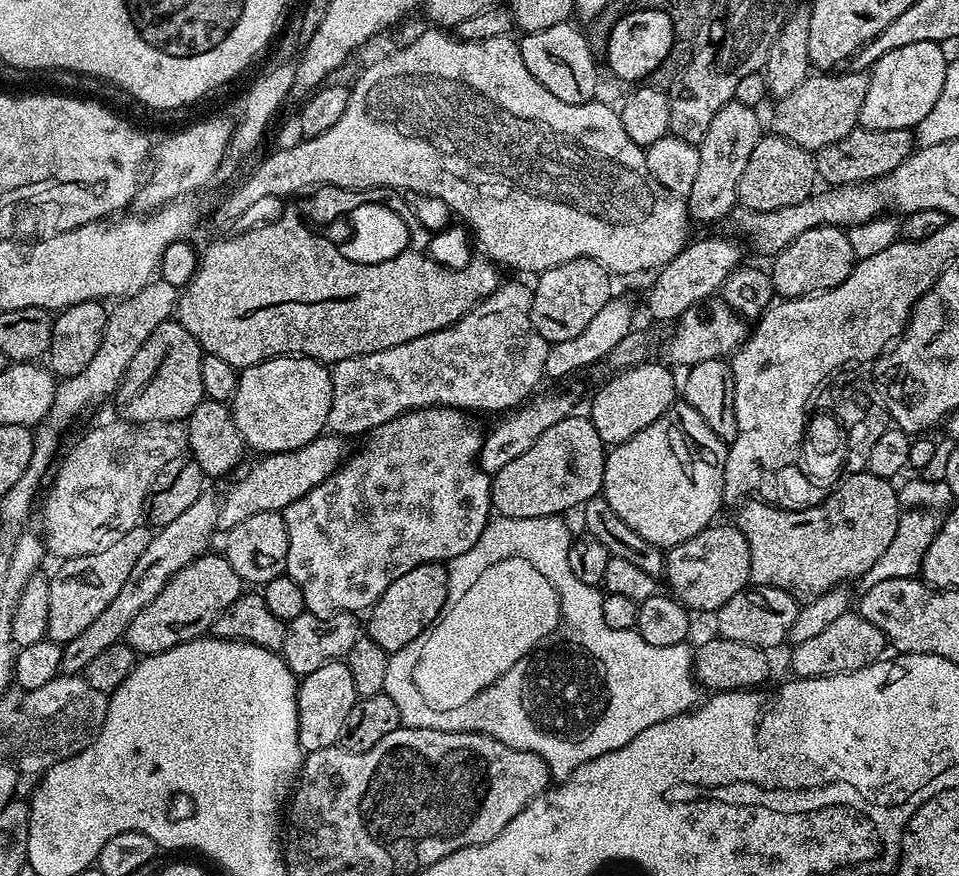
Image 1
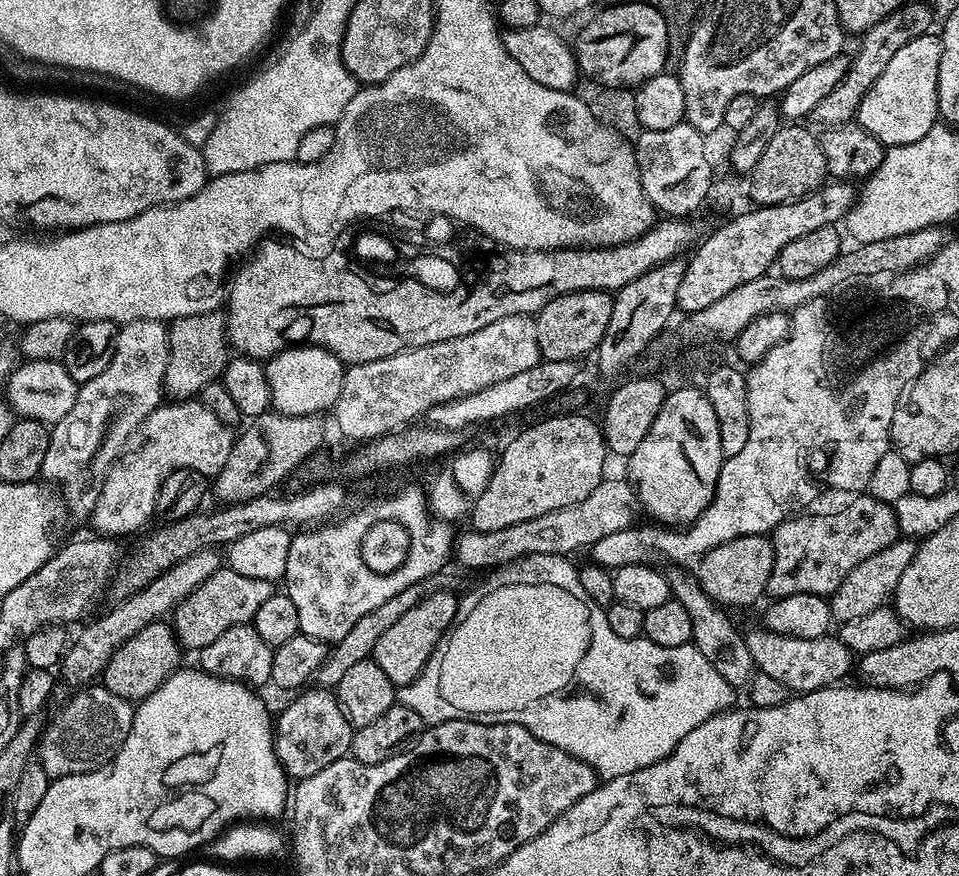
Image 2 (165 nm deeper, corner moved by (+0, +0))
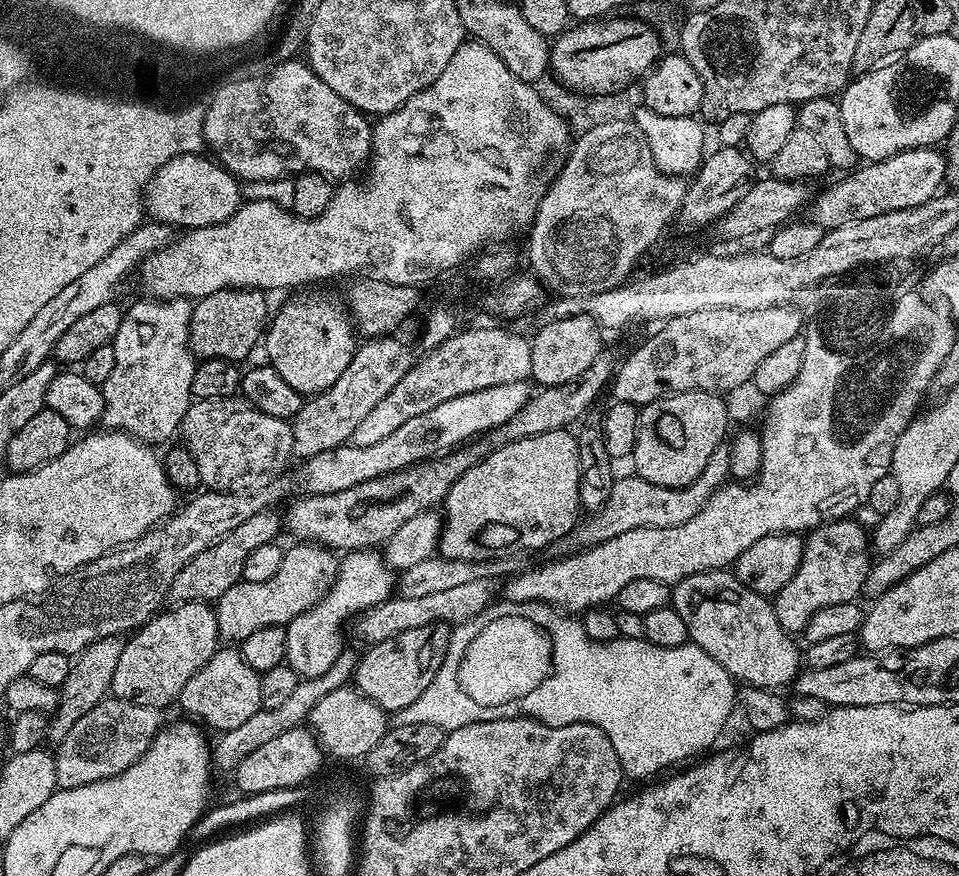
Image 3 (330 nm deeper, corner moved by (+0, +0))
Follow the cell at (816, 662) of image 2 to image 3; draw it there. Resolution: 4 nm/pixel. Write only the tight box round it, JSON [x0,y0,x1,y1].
[670,570,802,689]

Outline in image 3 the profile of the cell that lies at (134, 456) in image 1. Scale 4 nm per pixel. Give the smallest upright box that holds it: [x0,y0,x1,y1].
[182,396,293,494]

